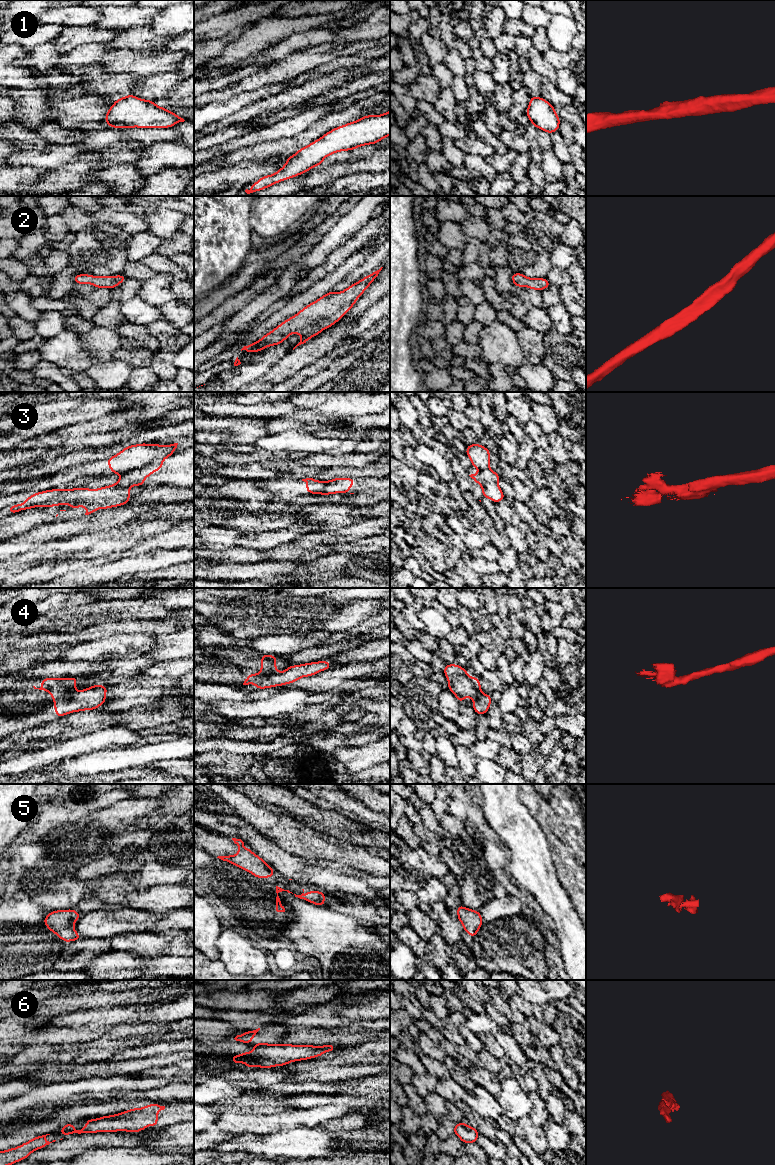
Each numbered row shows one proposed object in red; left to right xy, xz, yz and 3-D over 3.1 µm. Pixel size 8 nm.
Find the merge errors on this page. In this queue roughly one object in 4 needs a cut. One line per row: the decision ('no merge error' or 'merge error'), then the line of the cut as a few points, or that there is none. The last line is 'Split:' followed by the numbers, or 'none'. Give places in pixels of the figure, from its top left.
1: no merge error | no cut
2: no merge error | no cut
3: merge error | xy (163, 458), (121, 473)
4: merge error | xz (276, 672), (263, 675), (254, 683)
5: no merge error | no cut
6: merge error | xy (74, 1129), (72, 1133)
Split: 3, 4, 6

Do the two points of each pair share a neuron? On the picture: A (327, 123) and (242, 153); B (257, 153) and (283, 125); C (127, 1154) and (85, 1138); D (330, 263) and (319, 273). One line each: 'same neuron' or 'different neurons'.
A: same neuron
B: different neurons
C: different neurons
D: same neuron

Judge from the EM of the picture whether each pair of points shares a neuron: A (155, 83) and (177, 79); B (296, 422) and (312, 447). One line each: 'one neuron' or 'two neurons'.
A: one neuron
B: two neurons

